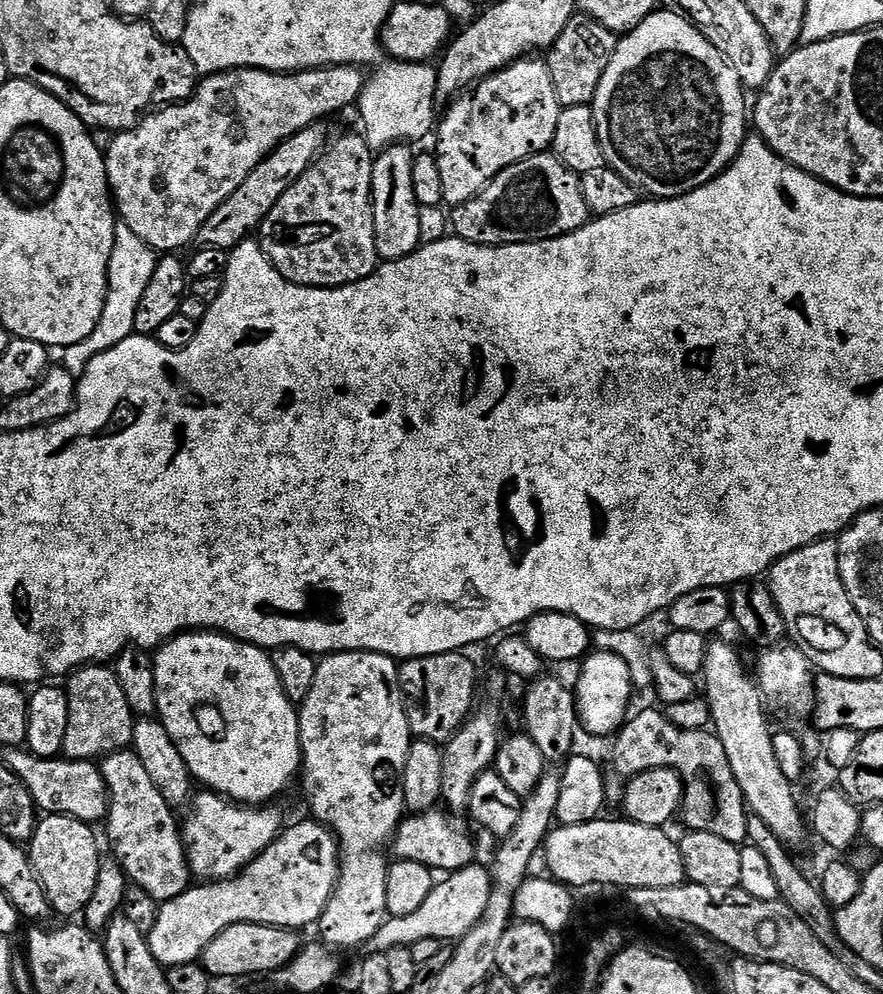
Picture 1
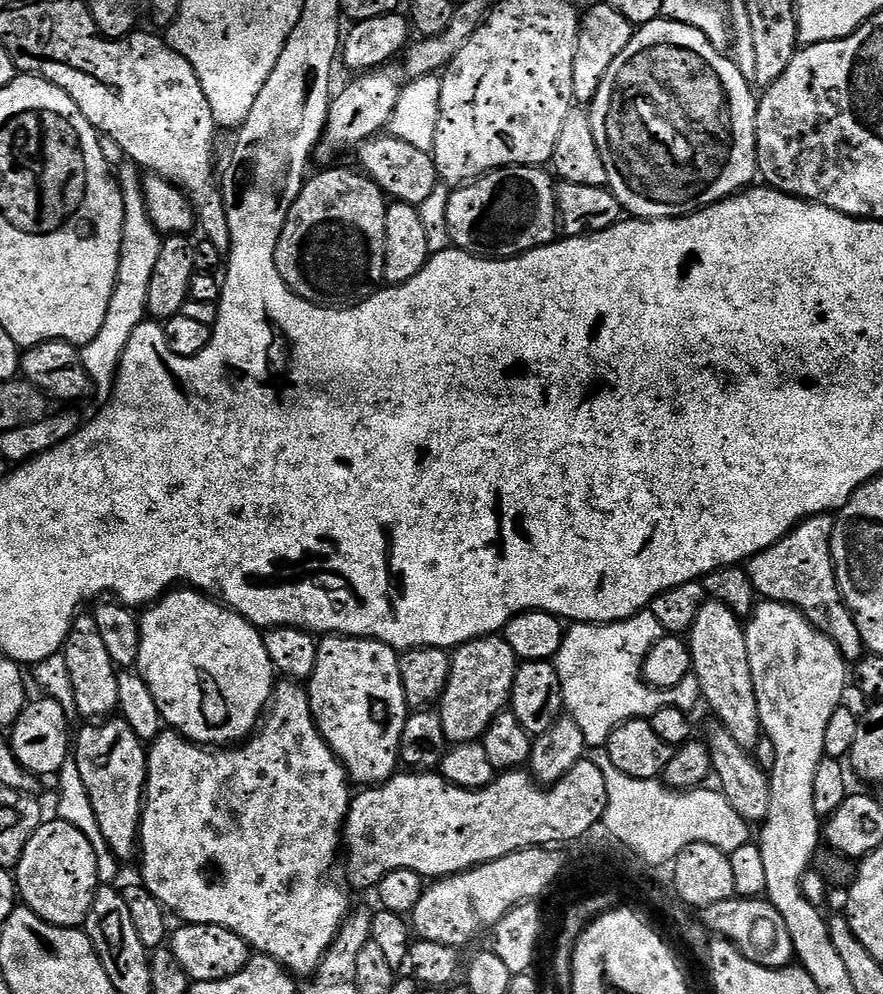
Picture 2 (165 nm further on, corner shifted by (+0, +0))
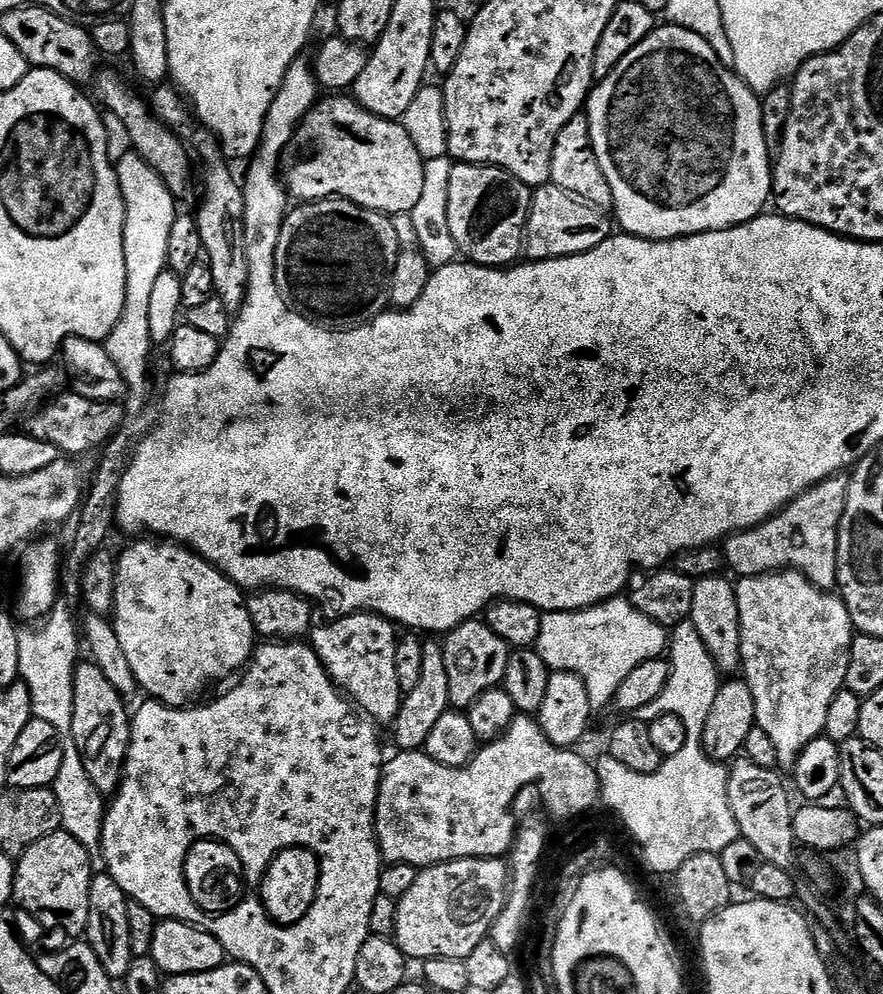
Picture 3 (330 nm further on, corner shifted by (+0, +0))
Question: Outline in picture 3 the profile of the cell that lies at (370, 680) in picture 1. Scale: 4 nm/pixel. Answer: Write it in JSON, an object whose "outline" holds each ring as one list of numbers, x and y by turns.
{"outline":[[351,612,349,616,340,616,333,620,336,620,333,624,324,624,321,628,319,625,310,636,311,646,318,654,322,666,327,670,328,677,365,717,371,718,380,726,391,725,396,719,402,699,398,686,398,670,394,670,394,654,398,639,397,625,384,616,375,616,373,612]]}

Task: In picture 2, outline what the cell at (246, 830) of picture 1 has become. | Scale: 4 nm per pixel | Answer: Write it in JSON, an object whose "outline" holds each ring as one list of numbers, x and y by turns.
{"outline":[[281,679,273,687,270,707,267,709,262,727,247,740,235,746,213,750,203,744,195,744,193,740,187,740,175,730,165,730,157,740,151,741,147,753,148,784,144,787,144,809,140,815,138,833,141,876,139,879,144,888,150,890,150,894,154,894,154,898,158,898,158,902,173,917,181,916,184,924,213,924,222,926,226,930,234,930,234,934,238,934,248,943,249,949,255,950,259,955,274,958,293,976,297,978,315,976,322,958,330,950,338,930,344,925,344,920,350,911,347,894,328,881,328,875,336,864,336,851,339,853,342,848,342,829,350,803,350,791,348,792,350,777,340,759,332,753,330,745,322,738,314,722,307,687,295,680]]}

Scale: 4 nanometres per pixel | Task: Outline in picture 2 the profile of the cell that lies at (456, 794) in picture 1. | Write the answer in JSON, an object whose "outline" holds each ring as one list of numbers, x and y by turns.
{"outline":[[500,634,479,636,477,640,461,644,451,653,451,658,450,678,446,682,444,693,440,695,438,701,442,730,446,733,449,745,475,744,483,741,486,730,492,725,494,718,498,718,498,714,509,707,518,661,514,650,510,650,510,642,506,642,503,635]]}

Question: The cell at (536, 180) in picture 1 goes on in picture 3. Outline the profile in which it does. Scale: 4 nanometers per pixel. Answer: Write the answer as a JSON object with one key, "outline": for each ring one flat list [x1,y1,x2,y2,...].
{"outline":[[453,163,450,170,450,202,446,202,446,214,450,218,450,234,454,234,457,253,465,261,480,264,483,268,515,265,524,252,524,238,528,231,532,194,533,189,522,183,516,176,511,176,505,168]]}

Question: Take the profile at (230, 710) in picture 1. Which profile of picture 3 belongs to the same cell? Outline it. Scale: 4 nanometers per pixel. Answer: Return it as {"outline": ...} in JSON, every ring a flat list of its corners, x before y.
{"outline":[[136,538,133,540,136,541,124,553,119,553,116,561,116,593,114,594,114,606,110,619,118,634,118,642,122,645,126,659,130,662,130,670,134,670,137,685,143,691,145,688,151,699,158,700,161,704,168,704,171,708,195,705,203,697,200,695,203,694,208,680,224,680,227,676,232,675,232,677,235,677,251,660,253,651,257,647,258,637,250,622,245,593,219,568,215,568,209,560,203,560,191,548,185,548,182,544,166,541,162,538]]}

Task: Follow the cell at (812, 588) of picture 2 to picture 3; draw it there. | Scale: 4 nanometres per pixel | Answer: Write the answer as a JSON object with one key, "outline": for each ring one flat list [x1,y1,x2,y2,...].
{"outline":[[847,475,831,476,821,484,794,498,781,512,764,520,756,528,734,532,723,541,724,563,733,568,737,577,765,576,767,572,795,570,815,588,832,590,837,587,838,534,848,497]]}

